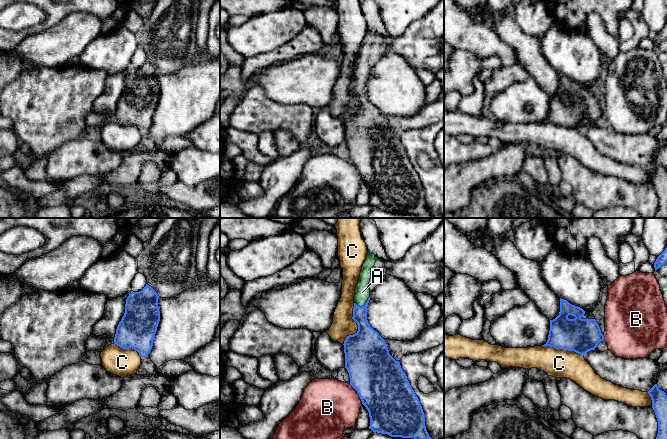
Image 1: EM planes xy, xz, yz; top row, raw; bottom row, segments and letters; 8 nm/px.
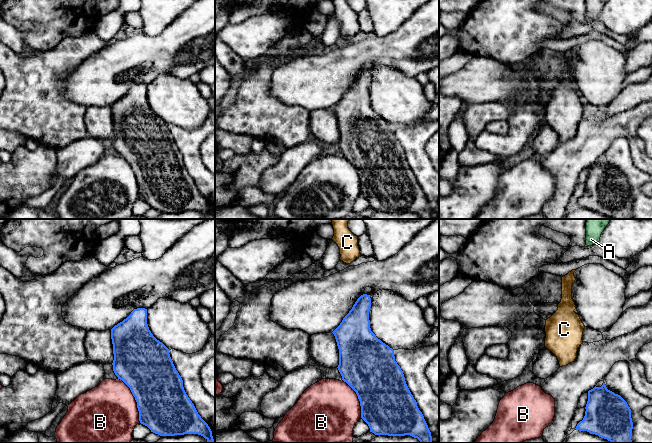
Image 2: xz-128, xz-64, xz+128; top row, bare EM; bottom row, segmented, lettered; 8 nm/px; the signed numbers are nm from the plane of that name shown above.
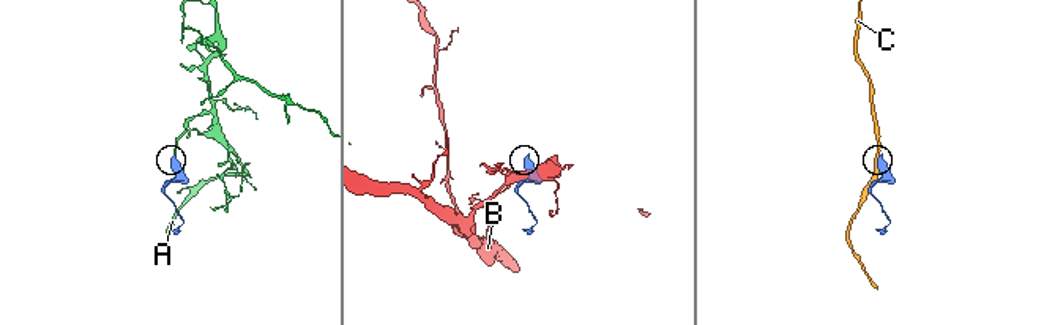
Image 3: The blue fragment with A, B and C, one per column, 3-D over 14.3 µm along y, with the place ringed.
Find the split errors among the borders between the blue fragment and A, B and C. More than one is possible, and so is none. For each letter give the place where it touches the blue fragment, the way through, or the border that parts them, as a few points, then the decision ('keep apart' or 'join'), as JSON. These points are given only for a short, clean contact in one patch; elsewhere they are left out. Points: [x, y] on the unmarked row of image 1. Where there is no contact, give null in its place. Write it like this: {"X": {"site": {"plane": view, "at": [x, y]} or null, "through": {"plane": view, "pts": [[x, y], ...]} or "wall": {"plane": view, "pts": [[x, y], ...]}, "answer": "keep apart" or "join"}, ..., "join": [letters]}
{"A": {"site": {"plane": "xz", "at": [364, 81]}, "through": {"plane": "xz", "pts": [[366, 112], [362, 99], [364, 81], [362, 68]]}, "answer": "join"}, "B": {"site": {"plane": "xz", "at": [358, 169]}, "answer": "keep apart"}, "C": {"site": {"plane": "xz", "at": [358, 102]}, "answer": "keep apart"}, "join": ["A"]}

